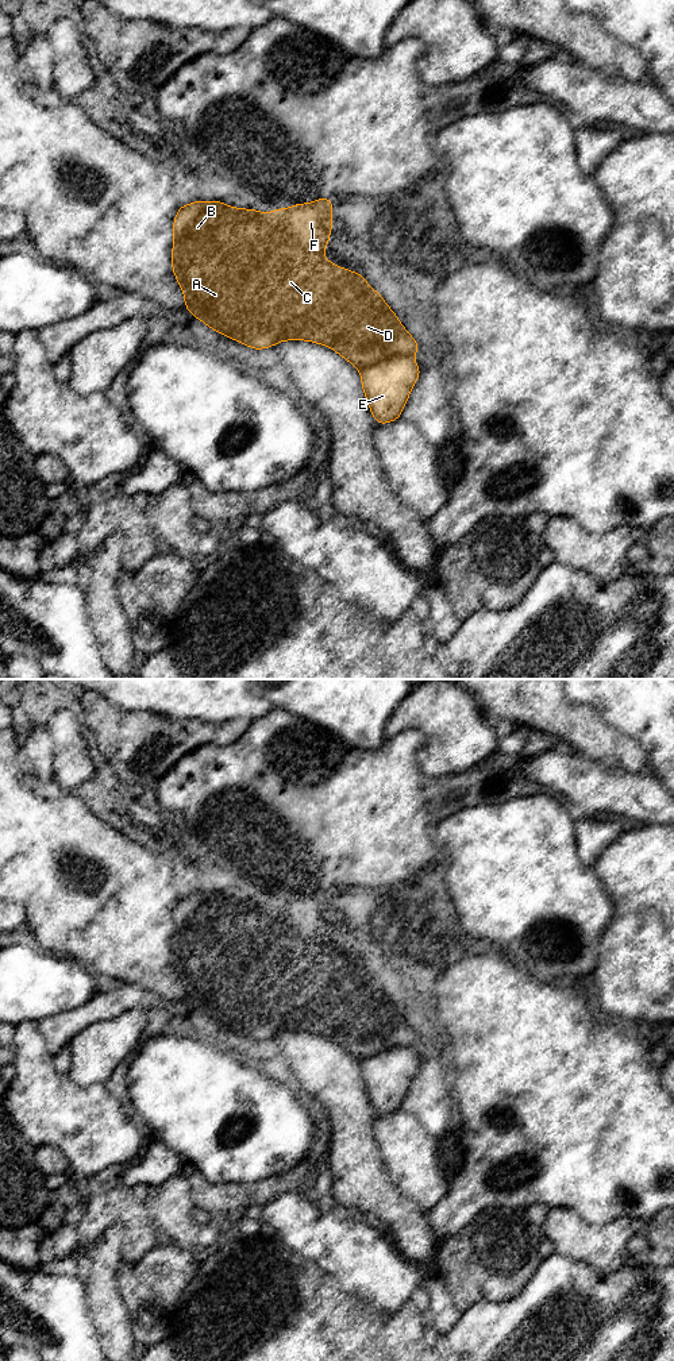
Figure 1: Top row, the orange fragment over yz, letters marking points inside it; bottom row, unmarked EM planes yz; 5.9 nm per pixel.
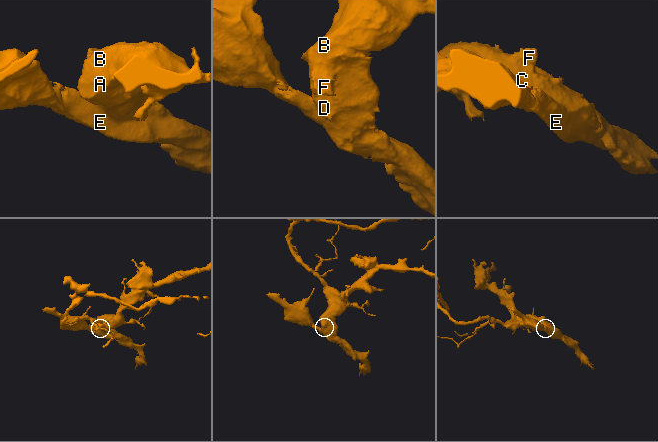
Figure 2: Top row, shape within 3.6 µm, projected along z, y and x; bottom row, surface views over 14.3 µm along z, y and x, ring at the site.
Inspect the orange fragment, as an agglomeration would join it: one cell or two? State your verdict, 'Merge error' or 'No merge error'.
Merge error

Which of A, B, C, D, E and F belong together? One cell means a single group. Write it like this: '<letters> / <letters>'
A B C D F / E

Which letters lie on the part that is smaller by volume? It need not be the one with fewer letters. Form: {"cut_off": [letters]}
{"cut_off": ["E"]}

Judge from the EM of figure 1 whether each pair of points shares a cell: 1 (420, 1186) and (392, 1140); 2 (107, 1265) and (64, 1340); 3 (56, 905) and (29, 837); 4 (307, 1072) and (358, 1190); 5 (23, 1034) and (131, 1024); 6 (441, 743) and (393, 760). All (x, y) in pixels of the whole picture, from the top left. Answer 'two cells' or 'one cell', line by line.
1: one cell
2: two cells
3: one cell
4: one cell
5: two cells
6: two cells

